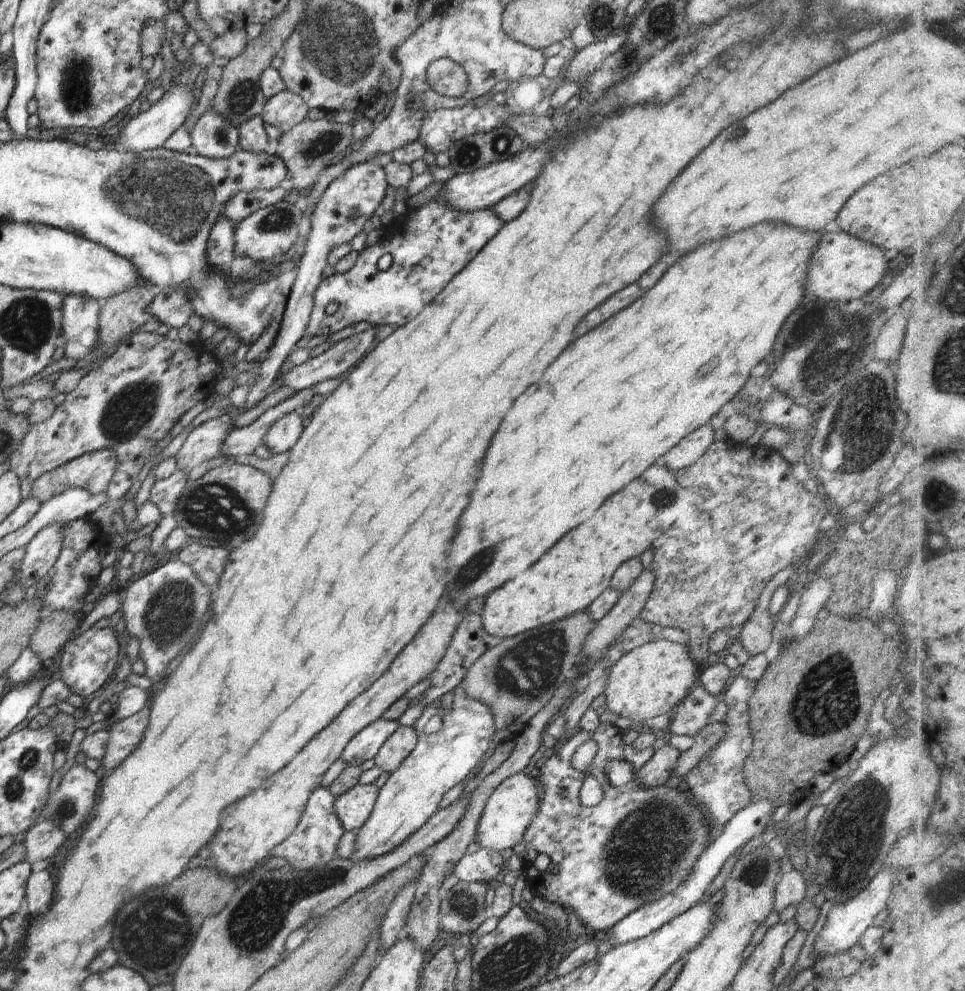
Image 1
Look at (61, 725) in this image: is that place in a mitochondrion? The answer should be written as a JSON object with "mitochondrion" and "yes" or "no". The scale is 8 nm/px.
{"mitochondrion":"no"}

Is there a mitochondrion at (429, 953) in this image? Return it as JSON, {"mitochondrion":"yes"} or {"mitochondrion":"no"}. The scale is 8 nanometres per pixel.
{"mitochondrion":"no"}

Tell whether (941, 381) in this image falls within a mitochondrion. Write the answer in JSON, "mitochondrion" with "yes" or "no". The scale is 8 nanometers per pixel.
{"mitochondrion":"yes"}

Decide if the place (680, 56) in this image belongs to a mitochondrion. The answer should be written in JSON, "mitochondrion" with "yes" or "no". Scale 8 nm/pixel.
{"mitochondrion":"yes"}

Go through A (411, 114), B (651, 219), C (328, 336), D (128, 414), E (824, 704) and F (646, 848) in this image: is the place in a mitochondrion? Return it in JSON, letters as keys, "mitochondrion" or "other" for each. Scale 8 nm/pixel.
{"A":"other","B":"other","C":"other","D":"mitochondrion","E":"mitochondrion","F":"mitochondrion"}

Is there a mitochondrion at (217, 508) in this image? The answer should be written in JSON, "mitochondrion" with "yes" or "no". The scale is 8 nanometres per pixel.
{"mitochondrion":"yes"}

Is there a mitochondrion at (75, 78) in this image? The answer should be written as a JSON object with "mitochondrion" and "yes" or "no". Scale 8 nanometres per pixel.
{"mitochondrion":"yes"}

